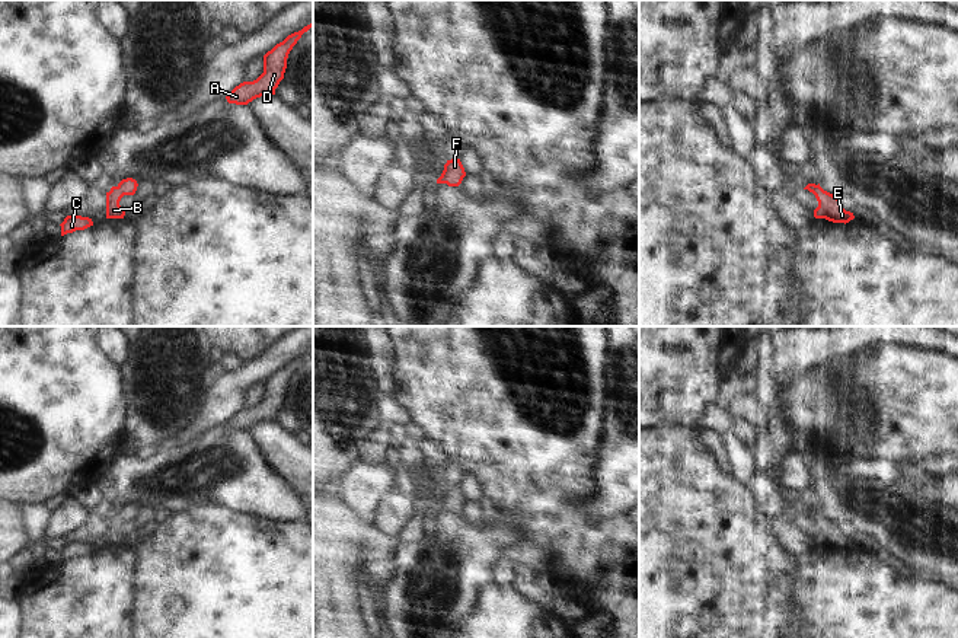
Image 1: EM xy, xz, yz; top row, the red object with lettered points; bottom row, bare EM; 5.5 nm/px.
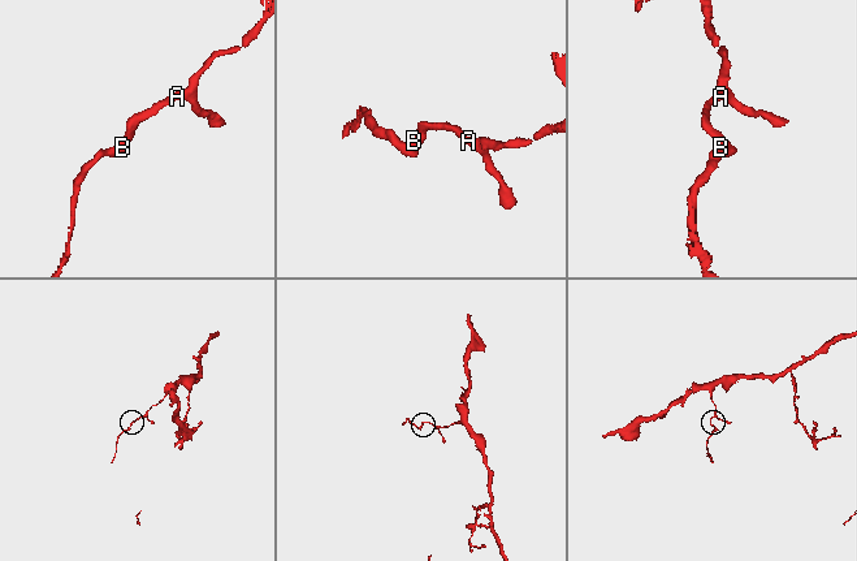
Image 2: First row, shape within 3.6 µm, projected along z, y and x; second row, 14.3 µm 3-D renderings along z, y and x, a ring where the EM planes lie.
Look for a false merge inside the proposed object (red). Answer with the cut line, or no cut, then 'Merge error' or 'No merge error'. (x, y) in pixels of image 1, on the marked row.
No split. No merge error.

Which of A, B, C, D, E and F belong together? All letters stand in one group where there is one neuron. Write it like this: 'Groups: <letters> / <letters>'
Groups: A B C D E F.

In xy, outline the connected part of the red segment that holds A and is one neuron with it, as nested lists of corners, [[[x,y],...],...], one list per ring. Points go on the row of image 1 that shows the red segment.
[[[312,23],[301,31],[288,35],[282,42],[277,44],[264,55],[264,73],[253,82],[243,82],[227,93],[229,103],[248,105],[256,98],[275,95],[275,89],[284,79],[287,58],[293,47],[304,32],[312,28]]]

